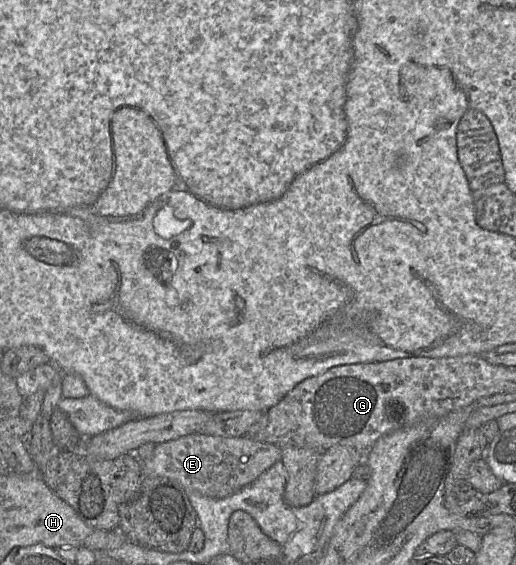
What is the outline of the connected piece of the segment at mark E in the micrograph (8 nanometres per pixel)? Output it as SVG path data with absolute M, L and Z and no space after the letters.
M192 433L155 445L153 456L141 461L144 475L167 477L183 488L192 488L210 498L225 498L255 481L280 461L282 447L249 436L224 437Z

